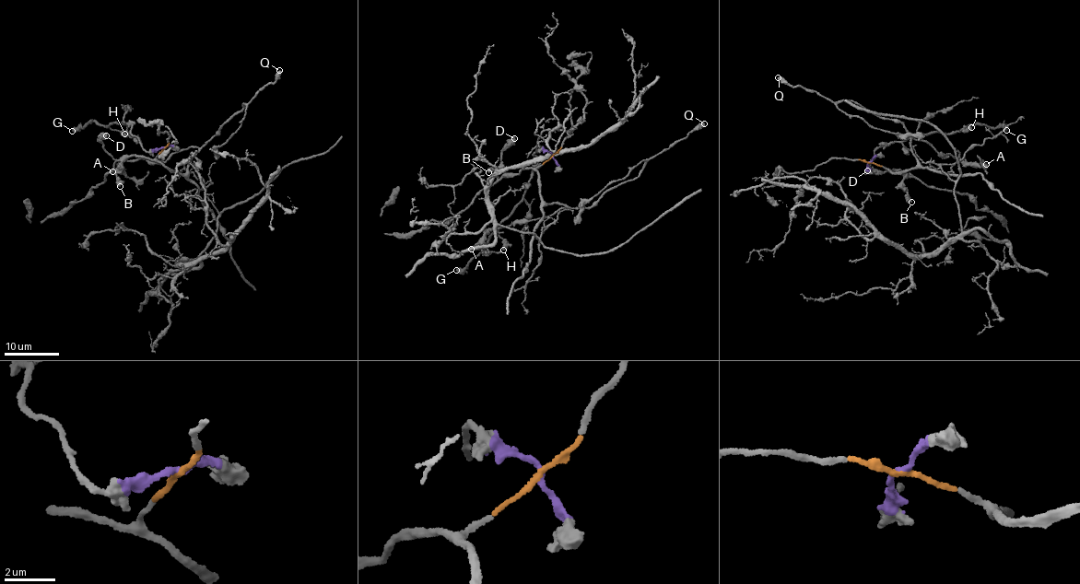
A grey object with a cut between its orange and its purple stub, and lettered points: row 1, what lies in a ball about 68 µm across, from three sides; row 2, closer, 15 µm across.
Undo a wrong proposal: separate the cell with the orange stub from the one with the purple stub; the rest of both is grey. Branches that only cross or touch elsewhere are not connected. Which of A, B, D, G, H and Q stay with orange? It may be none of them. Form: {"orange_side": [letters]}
{"orange_side": ["A", "B", "D", "Q"]}

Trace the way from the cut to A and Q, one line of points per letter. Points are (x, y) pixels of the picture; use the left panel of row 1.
A: (163, 148), (157, 158), (182, 174), (198, 148), (170, 153), (165, 161), (123, 162), (119, 169), (111, 171)
Q: (163, 148), (157, 158), (176, 173), (186, 172), (196, 152), (245, 102), (264, 86), (275, 82), (280, 70)

